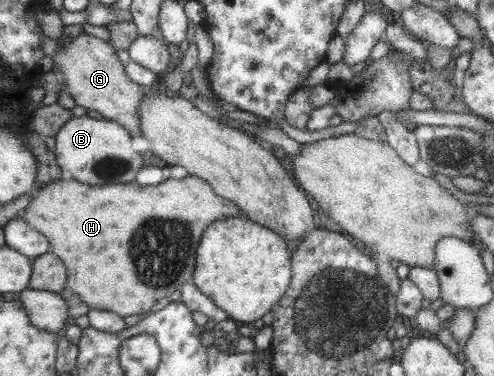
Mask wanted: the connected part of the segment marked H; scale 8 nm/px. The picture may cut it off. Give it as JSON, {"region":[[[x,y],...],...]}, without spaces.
{"region":[[[189,175],[181,180],[169,178],[157,186],[115,183],[85,186],[76,180],[59,178],[41,184],[20,215],[29,228],[40,232],[48,240],[49,251],[65,260],[69,274],[68,289],[90,309],[114,312],[121,318],[132,314],[146,315],[155,300],[169,296],[183,283],[191,283],[195,248],[203,228],[223,216],[241,216],[233,201],[217,196],[207,181]]]}

